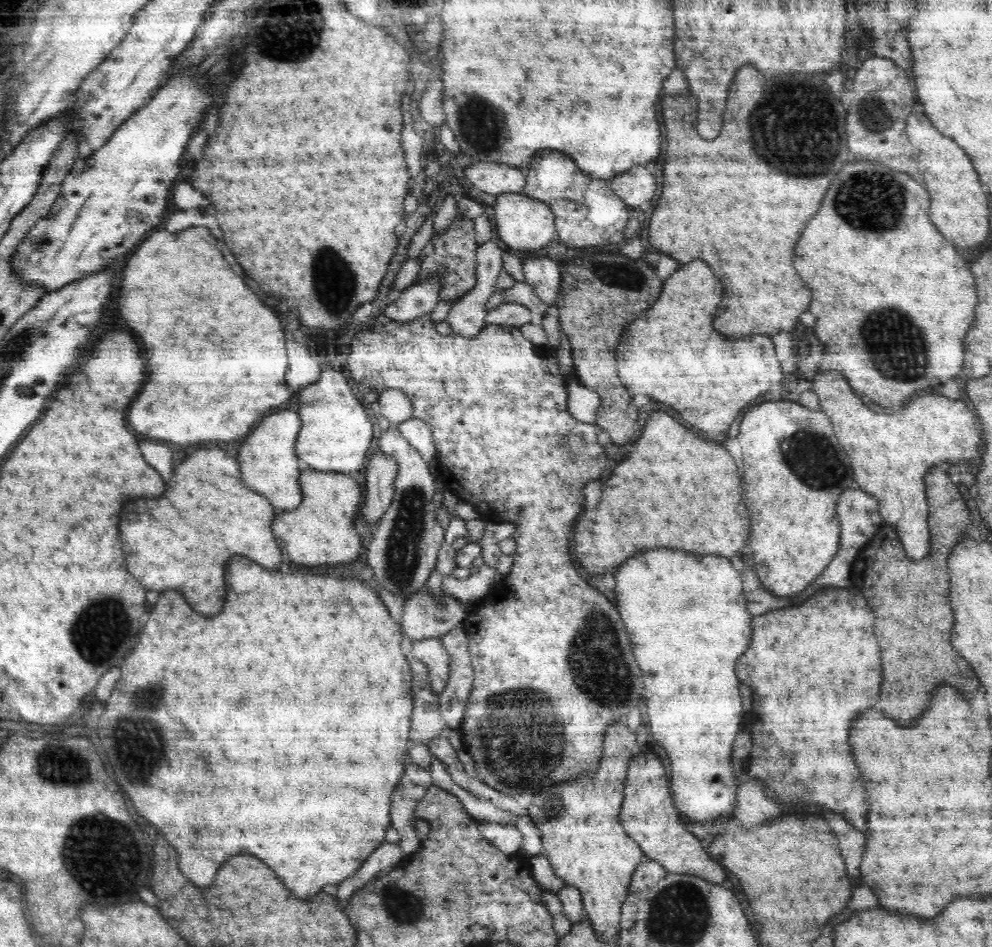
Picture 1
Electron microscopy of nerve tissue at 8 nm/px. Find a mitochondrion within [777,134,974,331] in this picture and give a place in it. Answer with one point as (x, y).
(874, 202)

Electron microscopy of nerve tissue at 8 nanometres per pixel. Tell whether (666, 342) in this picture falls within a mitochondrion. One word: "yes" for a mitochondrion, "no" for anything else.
no

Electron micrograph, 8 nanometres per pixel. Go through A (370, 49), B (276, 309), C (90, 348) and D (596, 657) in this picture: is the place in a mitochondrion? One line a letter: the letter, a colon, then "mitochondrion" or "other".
A: other
B: other
C: other
D: mitochondrion

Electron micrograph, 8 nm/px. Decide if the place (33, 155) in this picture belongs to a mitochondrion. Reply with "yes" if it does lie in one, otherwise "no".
no

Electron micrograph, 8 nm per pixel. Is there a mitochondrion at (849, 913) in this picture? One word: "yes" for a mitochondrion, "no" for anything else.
no

